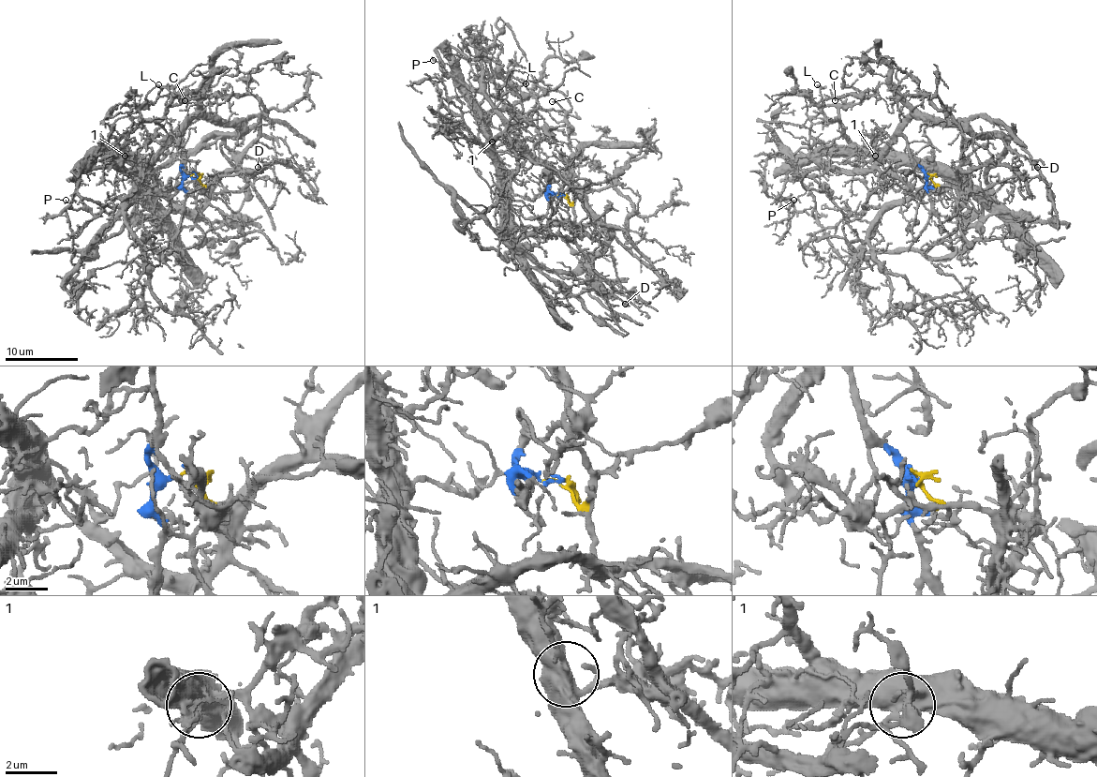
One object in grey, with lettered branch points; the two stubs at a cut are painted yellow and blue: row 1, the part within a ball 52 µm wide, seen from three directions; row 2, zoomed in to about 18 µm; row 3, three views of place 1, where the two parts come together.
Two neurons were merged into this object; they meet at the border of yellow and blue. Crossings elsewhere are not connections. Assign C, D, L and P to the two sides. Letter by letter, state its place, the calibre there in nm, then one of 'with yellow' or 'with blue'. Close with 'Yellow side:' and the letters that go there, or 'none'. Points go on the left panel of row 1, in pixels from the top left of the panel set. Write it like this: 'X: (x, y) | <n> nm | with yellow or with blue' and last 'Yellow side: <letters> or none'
C: (185, 100) | 150 nm | with yellow
D: (258, 167) | 130 nm | with blue
L: (158, 84) | 140 nm | with yellow
P: (66, 200) | 130 nm | with blue
Yellow side: C, L

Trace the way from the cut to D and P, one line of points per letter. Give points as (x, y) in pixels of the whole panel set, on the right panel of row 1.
D: (929, 177), (909, 154), (902, 132), (912, 117), (985, 133), (1037, 167)
P: (929, 177), (898, 135), (867, 168), (810, 168), (802, 177), (806, 192), (794, 200)

